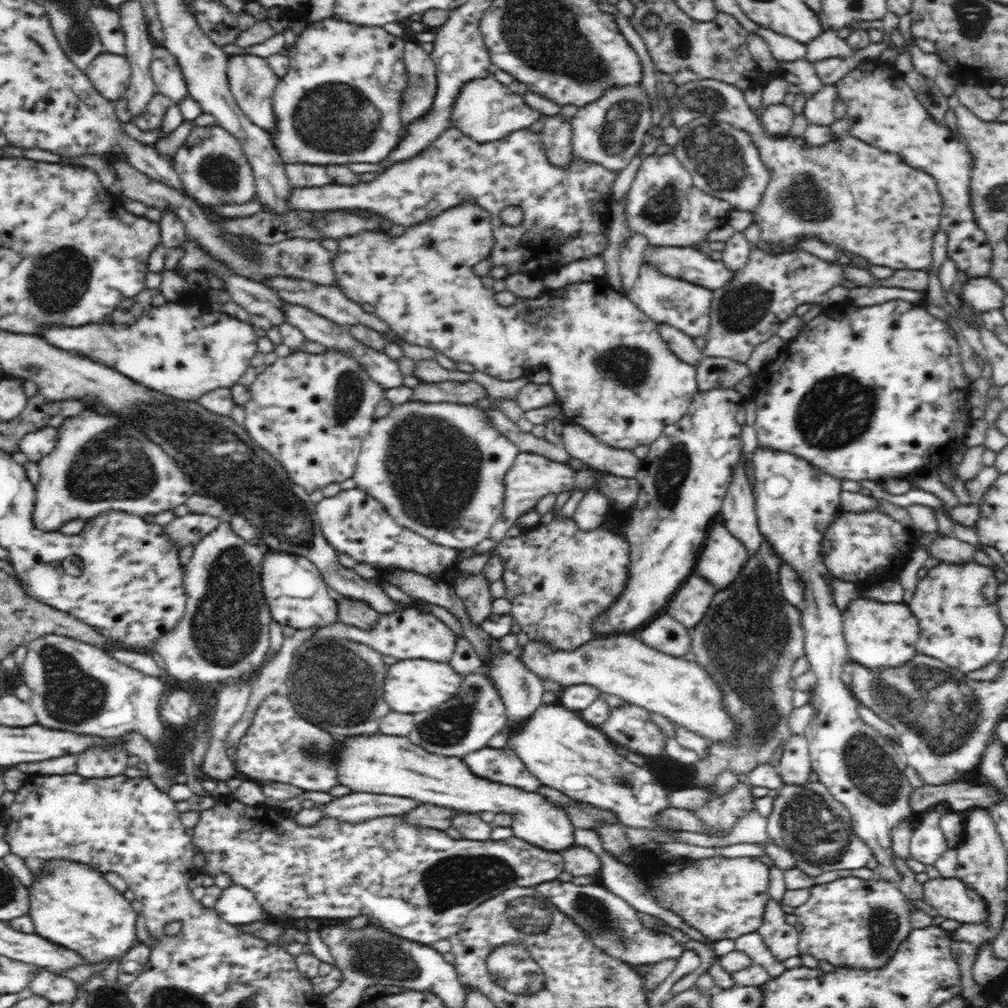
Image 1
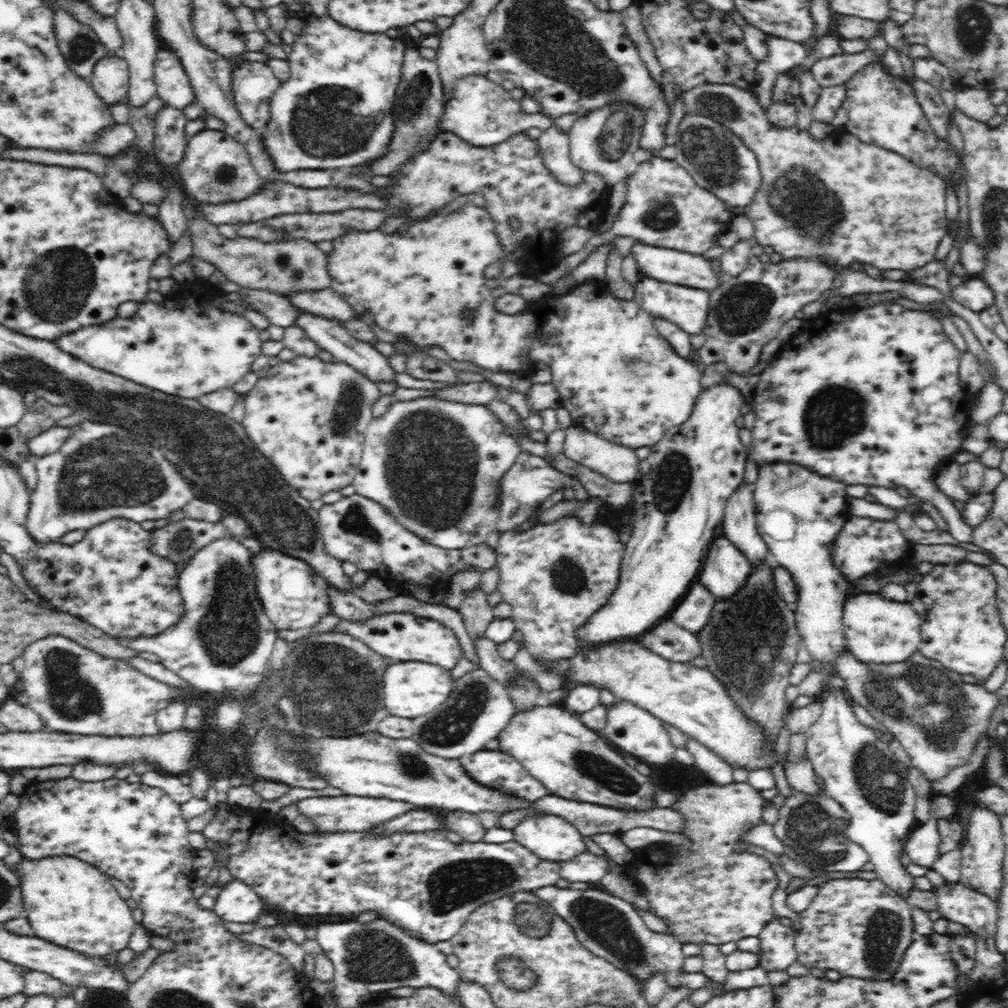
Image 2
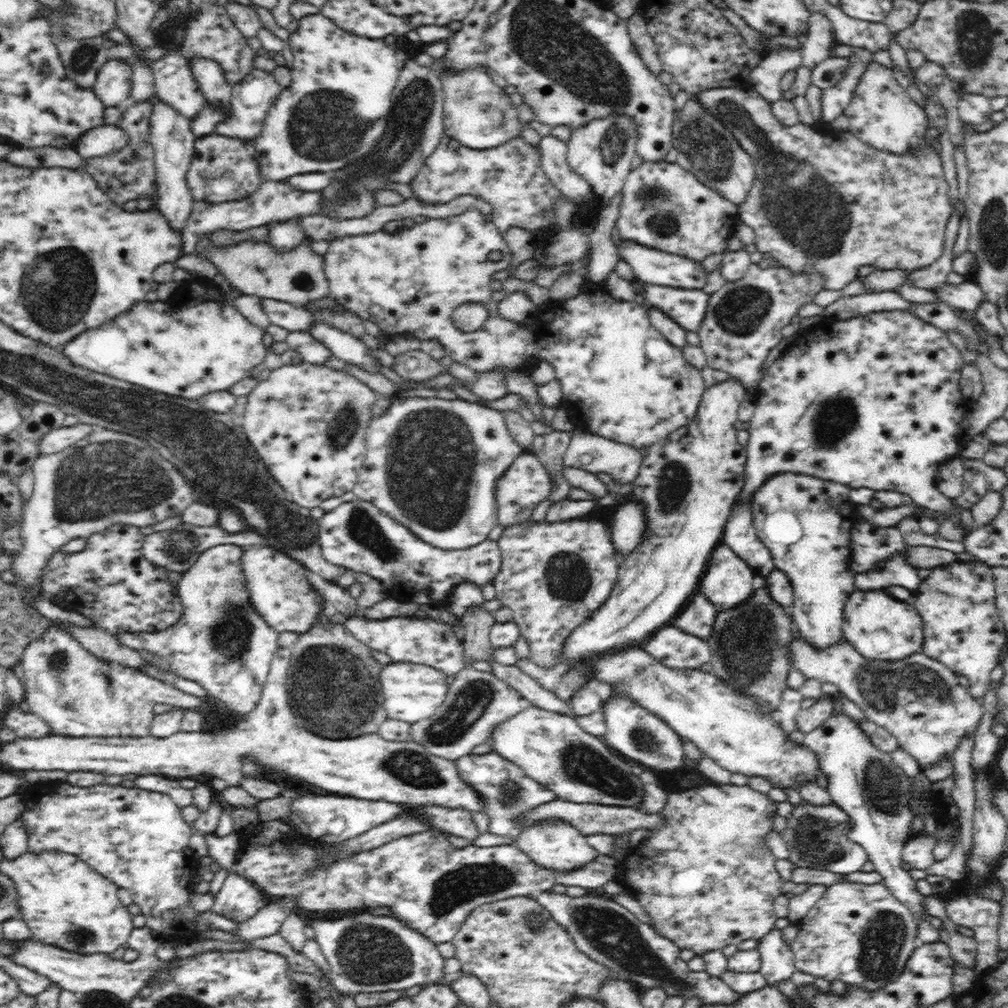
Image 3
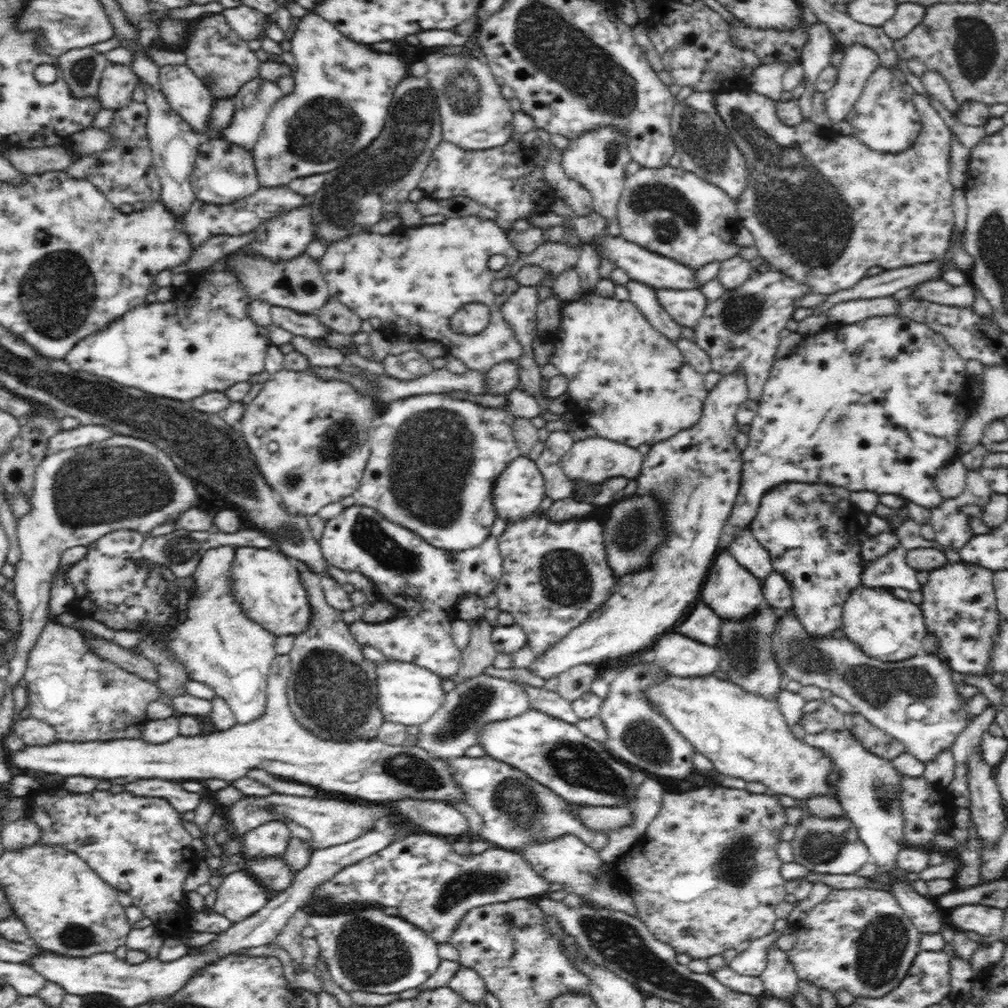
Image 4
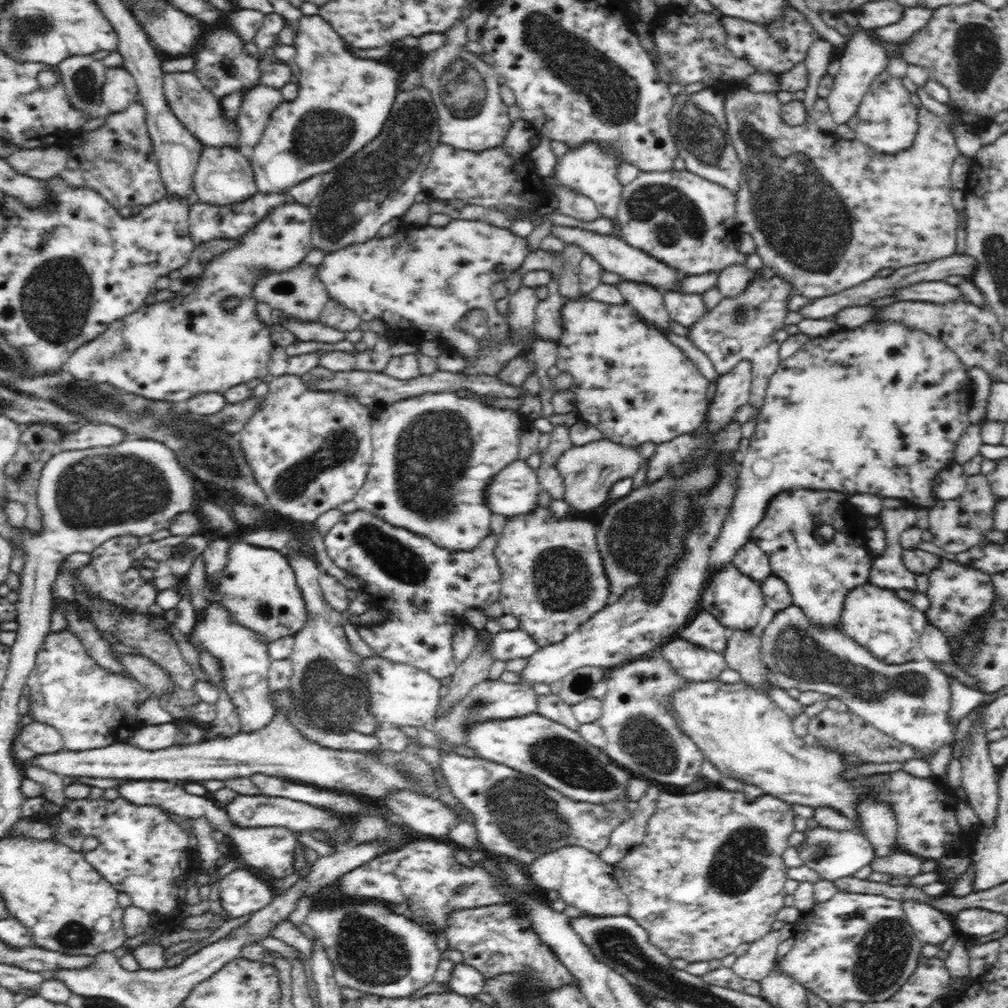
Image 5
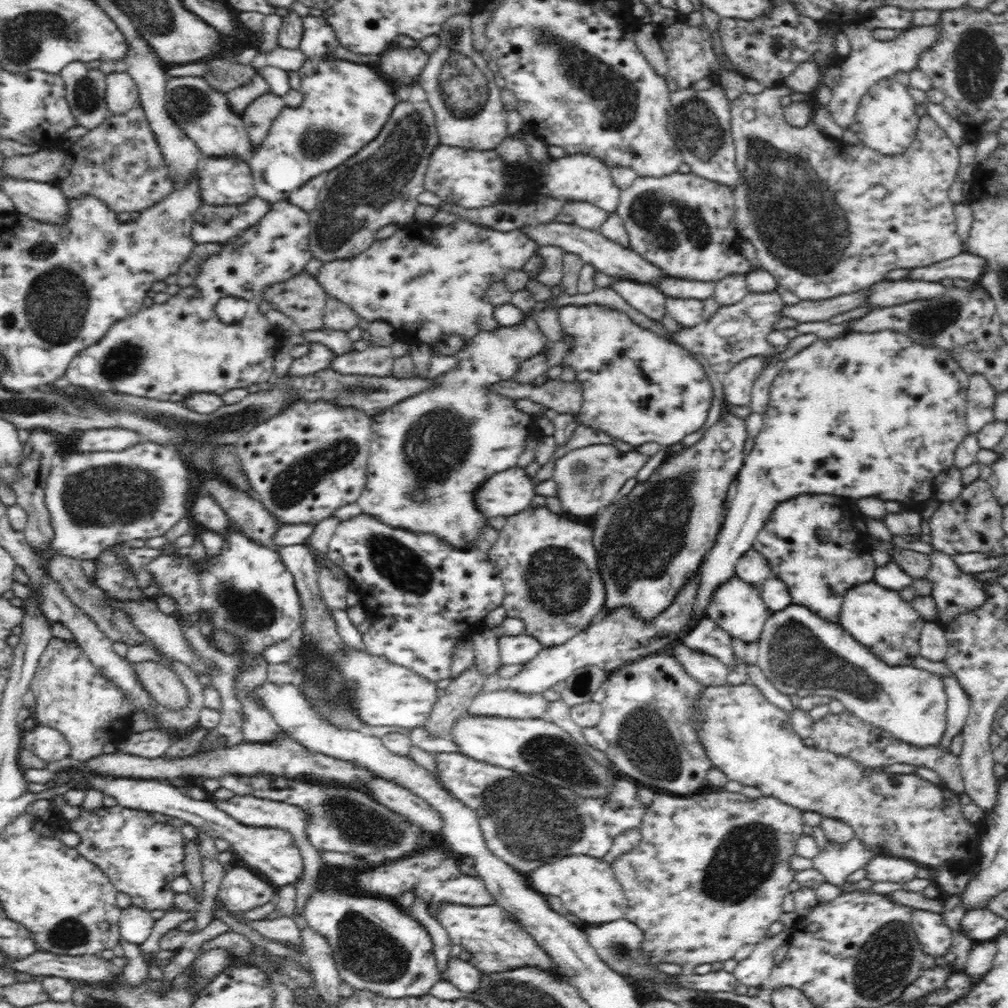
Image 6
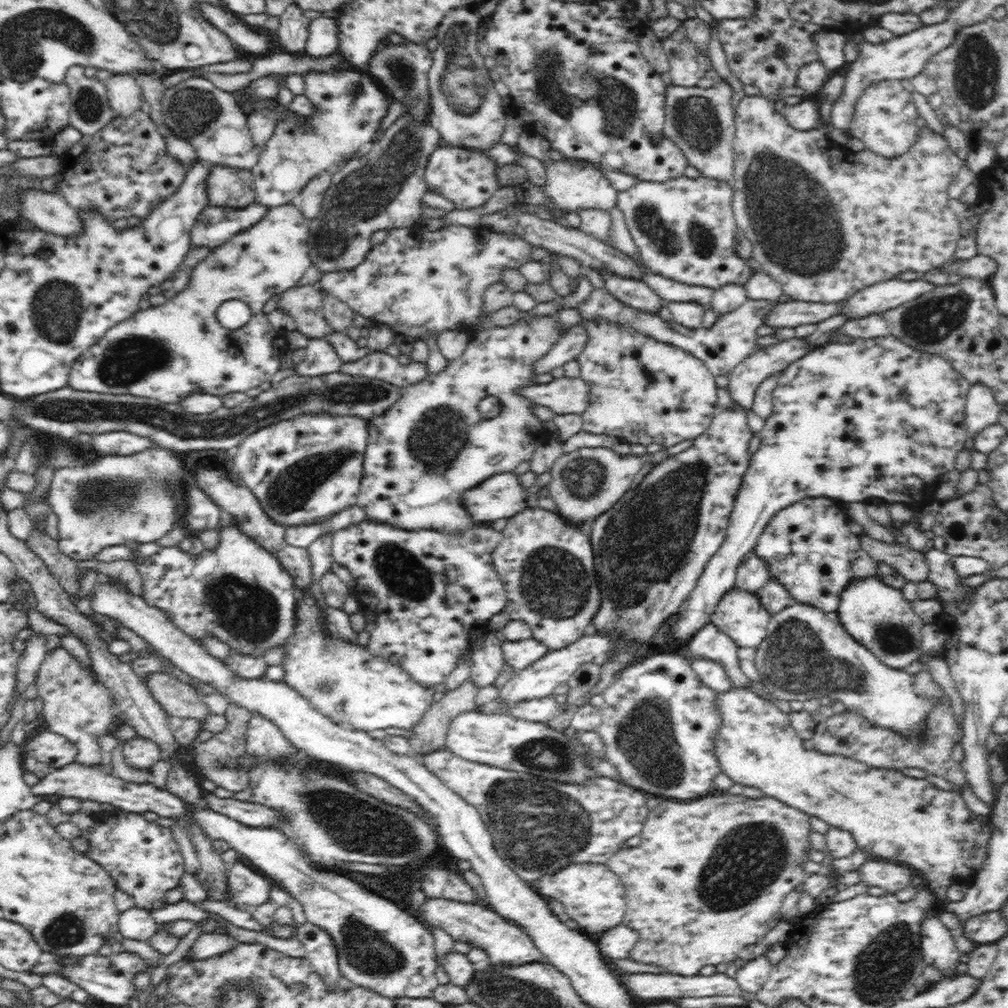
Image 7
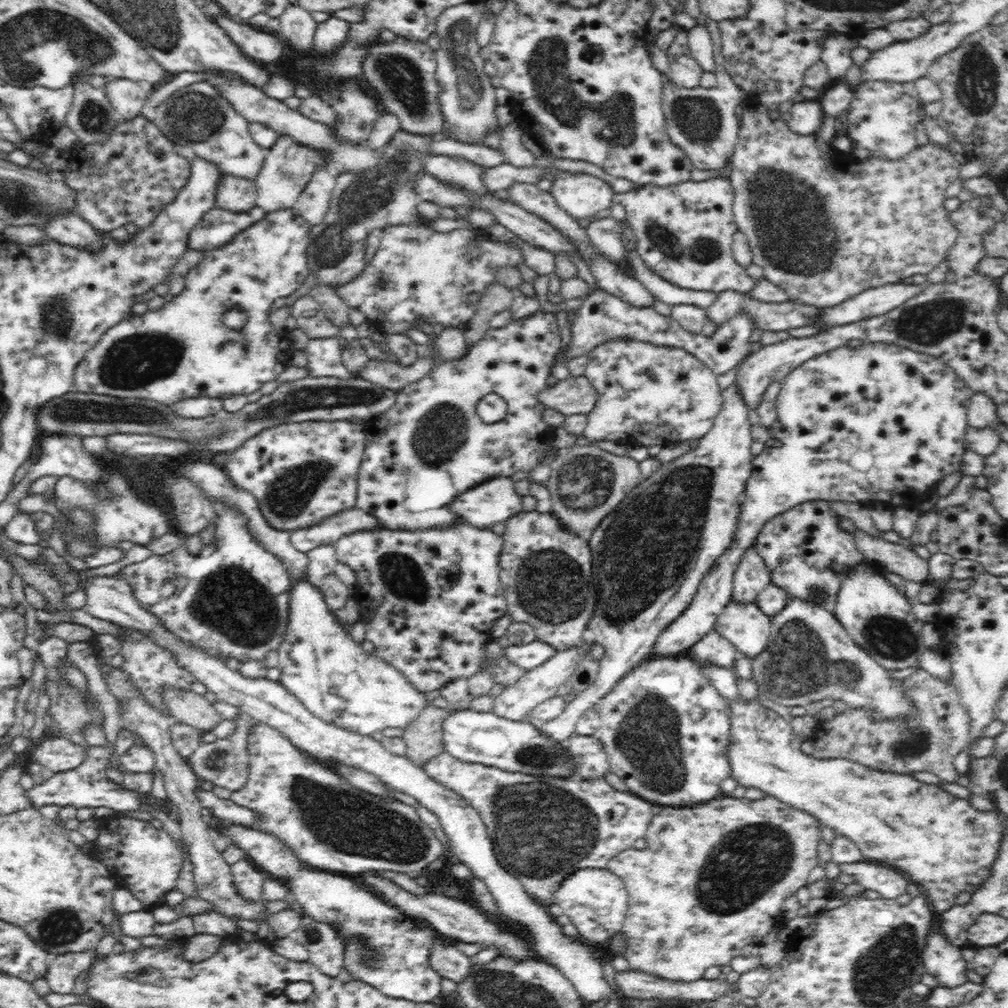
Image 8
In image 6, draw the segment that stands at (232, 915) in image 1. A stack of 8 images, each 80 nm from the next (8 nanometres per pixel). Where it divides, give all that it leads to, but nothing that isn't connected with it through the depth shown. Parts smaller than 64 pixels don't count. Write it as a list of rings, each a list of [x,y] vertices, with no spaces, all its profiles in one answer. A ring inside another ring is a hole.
[[[239,863],[226,868],[217,896],[227,910],[240,914],[274,901],[276,890],[255,870]]]

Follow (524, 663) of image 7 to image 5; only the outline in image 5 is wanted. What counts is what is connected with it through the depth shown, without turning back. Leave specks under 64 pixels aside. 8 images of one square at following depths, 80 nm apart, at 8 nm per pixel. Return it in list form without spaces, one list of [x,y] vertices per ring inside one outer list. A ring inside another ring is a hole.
[[[500,630],[491,639],[491,654],[497,660],[530,658],[540,645],[524,630]]]

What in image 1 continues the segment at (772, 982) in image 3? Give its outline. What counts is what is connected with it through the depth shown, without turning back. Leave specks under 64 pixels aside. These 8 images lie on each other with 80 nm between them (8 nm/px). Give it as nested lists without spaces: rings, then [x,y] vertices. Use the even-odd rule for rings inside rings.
[[[773,898],[768,900],[762,925],[757,932],[776,960],[784,962],[798,955],[800,934],[786,923],[785,908],[782,908],[782,904]]]

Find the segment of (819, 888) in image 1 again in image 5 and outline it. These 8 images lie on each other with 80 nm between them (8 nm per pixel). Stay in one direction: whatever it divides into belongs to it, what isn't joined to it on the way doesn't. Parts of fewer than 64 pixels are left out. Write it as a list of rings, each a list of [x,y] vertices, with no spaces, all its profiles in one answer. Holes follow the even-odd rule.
[[[838,891],[793,924],[794,945],[779,967],[798,985],[828,1004],[884,1002],[919,968],[923,945],[908,923],[903,904],[881,894]]]

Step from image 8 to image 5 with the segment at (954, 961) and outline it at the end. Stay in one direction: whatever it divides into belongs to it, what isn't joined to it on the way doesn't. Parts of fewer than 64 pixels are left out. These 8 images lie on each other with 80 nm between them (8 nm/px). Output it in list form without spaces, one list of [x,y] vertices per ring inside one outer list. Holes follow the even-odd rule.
[[[906,900],[902,904],[908,923],[923,946],[931,944],[940,947],[949,936],[957,935],[952,919],[942,911],[915,900]]]

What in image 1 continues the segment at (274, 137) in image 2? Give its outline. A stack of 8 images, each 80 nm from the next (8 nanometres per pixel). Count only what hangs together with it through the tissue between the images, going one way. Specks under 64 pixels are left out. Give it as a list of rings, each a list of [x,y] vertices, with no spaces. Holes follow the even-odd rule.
[[[328,18],[308,27],[297,36],[297,41],[290,49],[289,67],[285,76],[280,78],[272,96],[273,109],[277,120],[271,130],[273,143],[281,160],[285,164],[354,164],[354,162],[381,162],[396,148],[401,129],[400,107],[402,94],[408,86],[407,70],[403,61],[405,51],[404,40],[388,34],[383,27],[364,27]],[[320,84],[348,84],[358,88],[380,112],[382,120],[374,130],[374,138],[366,150],[352,154],[334,154],[334,152],[318,152],[308,146],[302,136],[294,130],[294,118],[298,112],[298,104],[306,92],[318,88]]]

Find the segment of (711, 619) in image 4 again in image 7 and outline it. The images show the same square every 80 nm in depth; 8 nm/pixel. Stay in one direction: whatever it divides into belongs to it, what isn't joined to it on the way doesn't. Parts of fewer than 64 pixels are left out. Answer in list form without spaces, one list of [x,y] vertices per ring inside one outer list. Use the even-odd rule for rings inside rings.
[[[714,623],[706,624],[702,630],[698,630],[683,651],[695,658],[714,660],[721,664],[732,680],[736,688],[750,687],[752,682],[742,672],[738,659],[737,644],[723,632],[717,629]]]

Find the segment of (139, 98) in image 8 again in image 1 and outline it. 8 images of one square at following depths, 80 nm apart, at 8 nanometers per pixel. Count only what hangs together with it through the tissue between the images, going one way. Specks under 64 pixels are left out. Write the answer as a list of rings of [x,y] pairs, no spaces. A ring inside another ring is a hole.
[[[98,54],[85,70],[94,89],[108,101],[123,99],[129,88],[131,66],[125,55]]]

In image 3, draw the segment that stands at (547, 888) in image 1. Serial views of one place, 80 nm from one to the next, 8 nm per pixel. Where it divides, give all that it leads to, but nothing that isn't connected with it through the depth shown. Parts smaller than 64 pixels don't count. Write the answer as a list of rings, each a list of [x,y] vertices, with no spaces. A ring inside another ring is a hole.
[[[546,890],[535,895],[535,899],[542,908],[552,915],[556,923],[568,930],[568,935],[576,943],[578,949],[588,957],[607,966],[614,976],[628,981],[630,984],[640,985],[646,989],[662,988],[667,996],[683,996],[685,1000],[699,998],[700,1004],[734,1004],[740,1000],[742,994],[731,990],[721,978],[709,976],[706,972],[691,972],[687,962],[680,959],[681,950],[672,941],[658,935],[655,929],[641,922],[632,912],[622,905],[610,900],[599,891],[591,891],[581,897],[570,897],[566,894],[554,893]]]

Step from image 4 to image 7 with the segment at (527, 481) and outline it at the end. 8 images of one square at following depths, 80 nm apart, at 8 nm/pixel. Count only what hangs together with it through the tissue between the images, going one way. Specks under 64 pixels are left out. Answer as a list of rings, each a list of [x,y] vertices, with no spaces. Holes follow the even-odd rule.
[[[515,473],[496,474],[462,494],[462,505],[477,524],[512,518],[528,508],[528,492]]]

